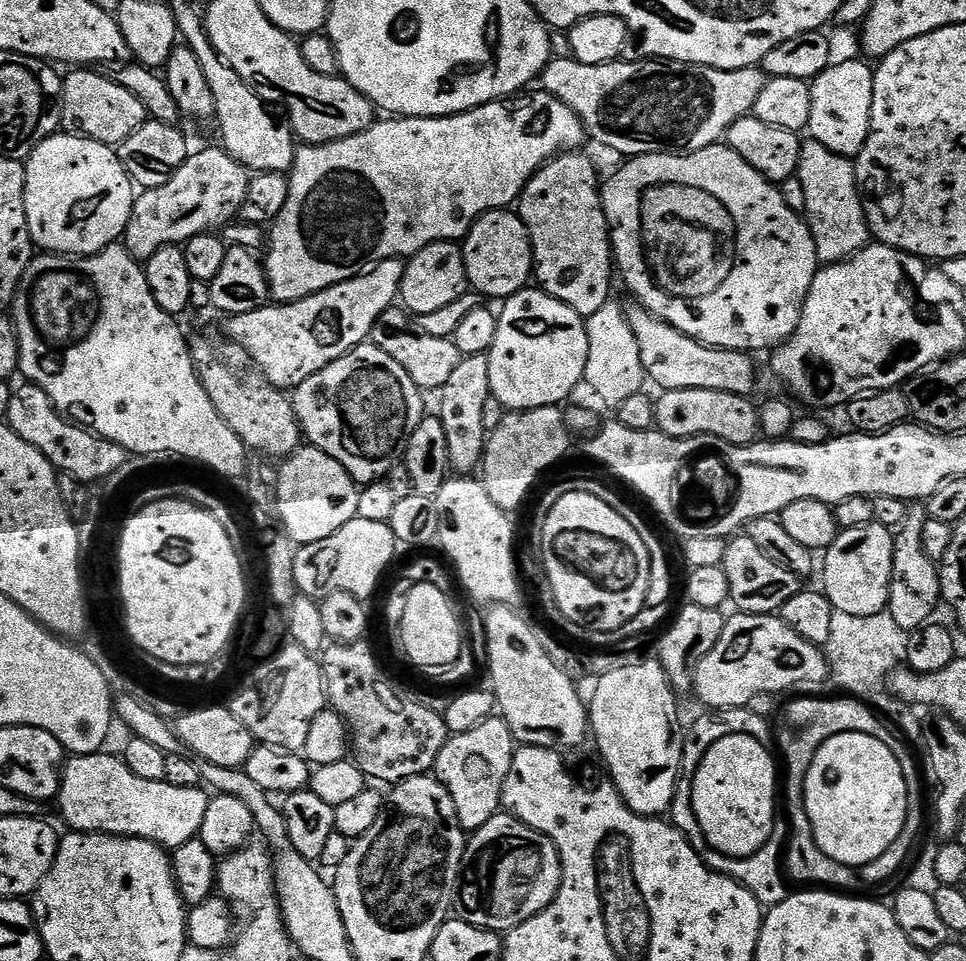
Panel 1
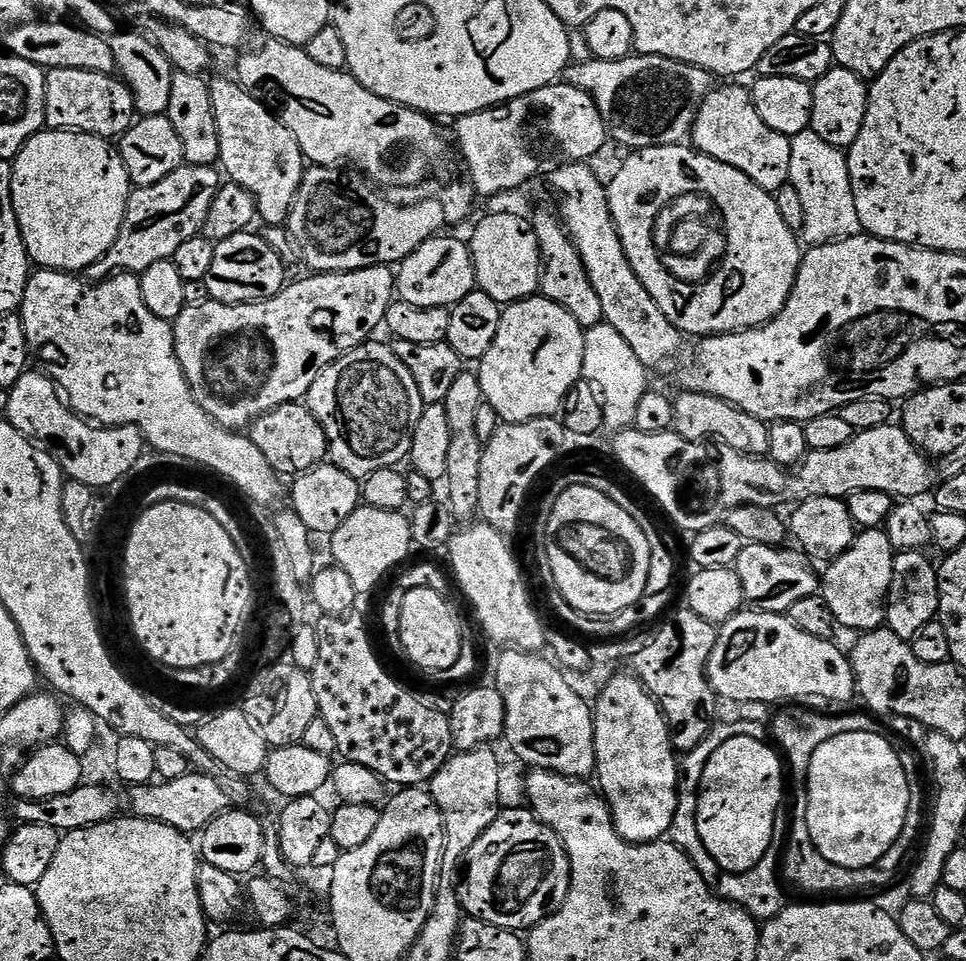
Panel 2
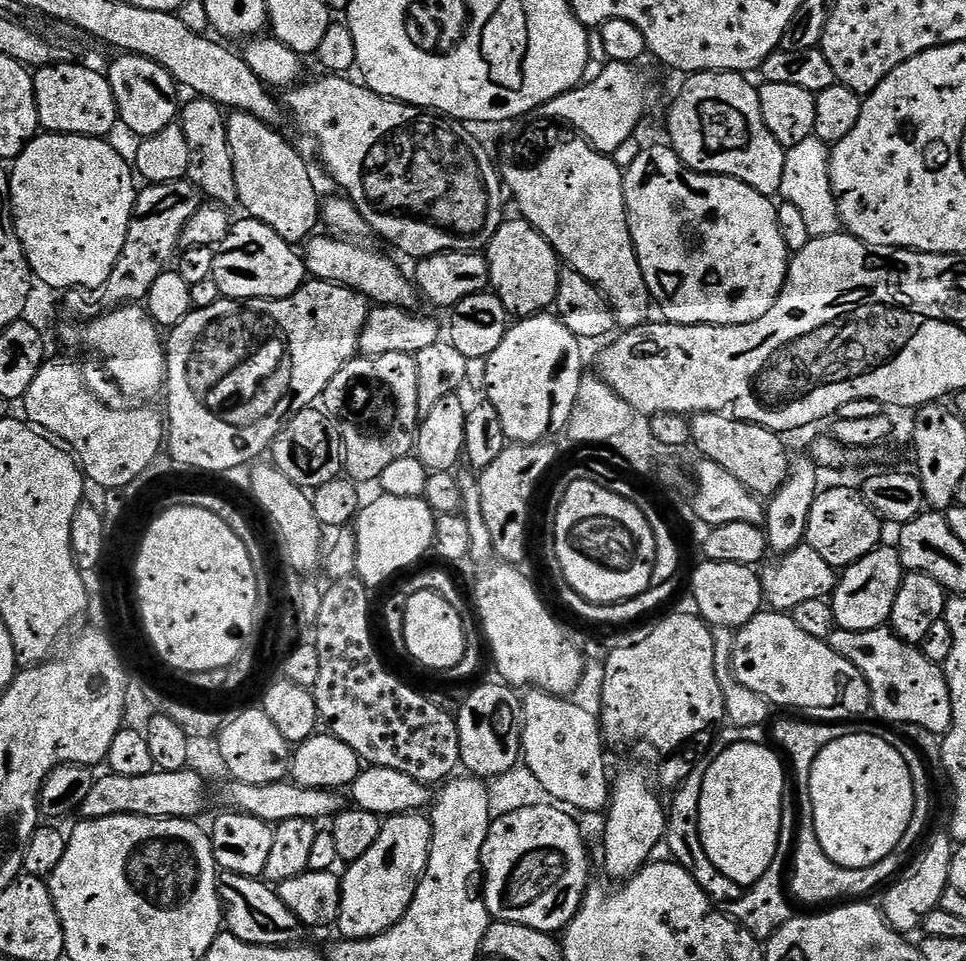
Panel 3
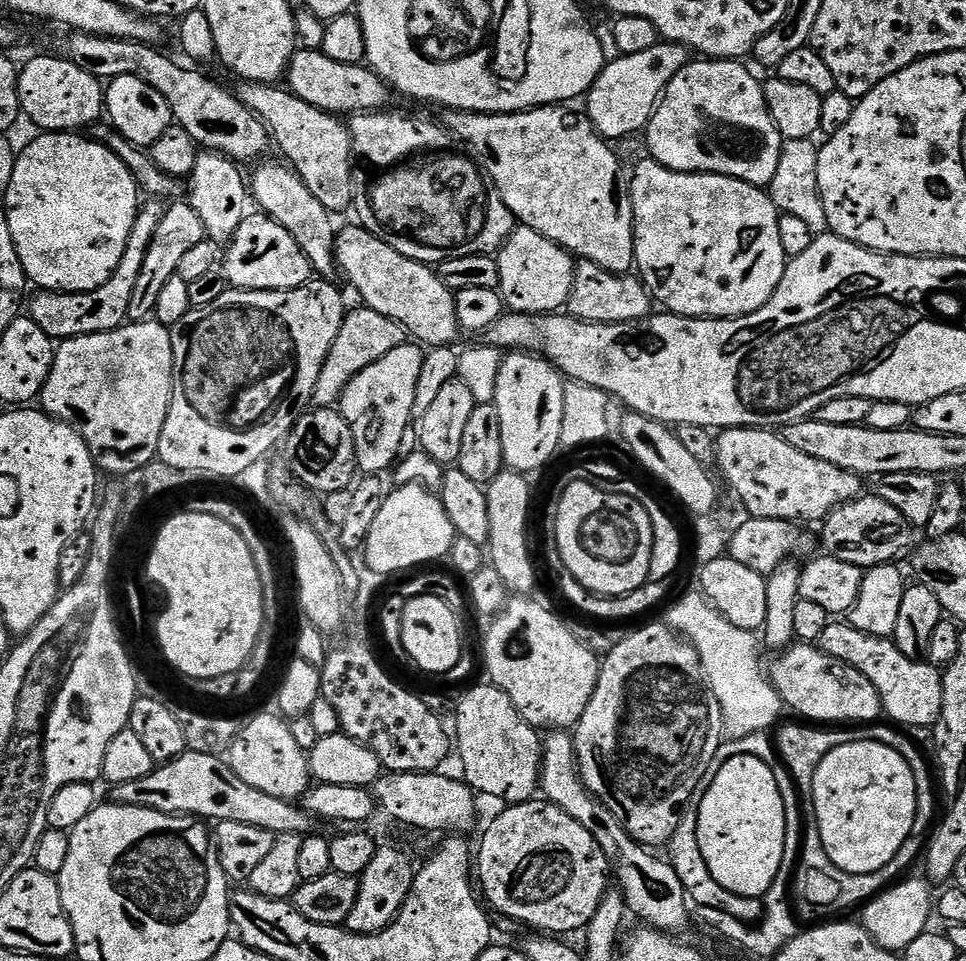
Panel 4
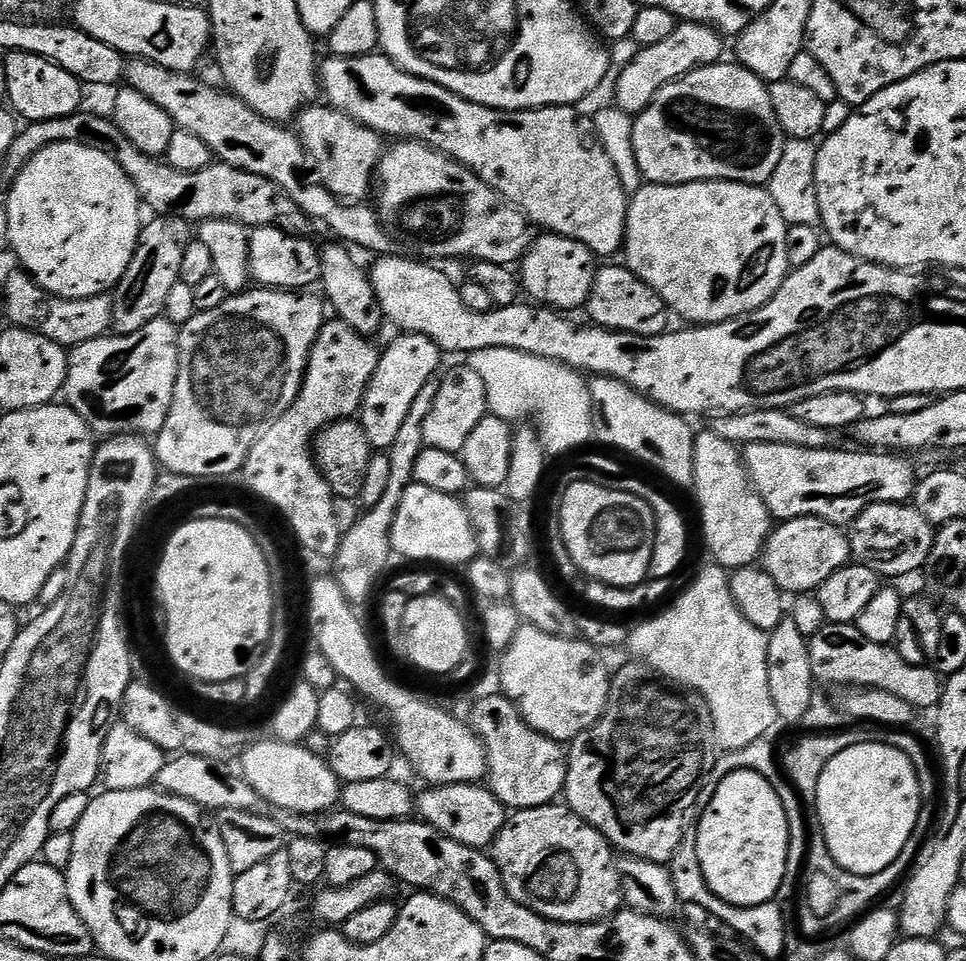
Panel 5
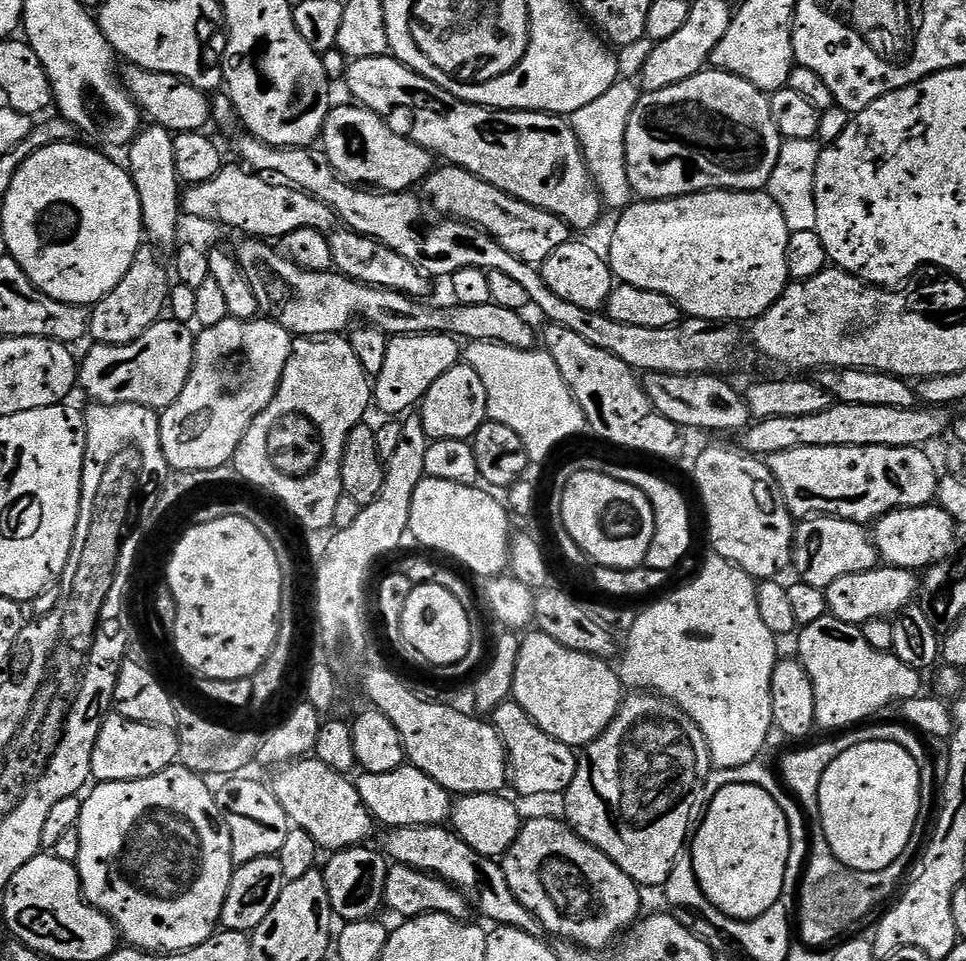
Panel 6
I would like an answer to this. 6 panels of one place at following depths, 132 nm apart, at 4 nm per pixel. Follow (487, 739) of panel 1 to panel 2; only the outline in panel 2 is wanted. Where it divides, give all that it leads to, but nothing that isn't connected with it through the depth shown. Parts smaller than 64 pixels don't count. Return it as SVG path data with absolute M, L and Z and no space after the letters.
M485 746L476 748L473 752L457 751L451 755L442 766L440 772L434 774L430 781L430 791L440 807L440 813L444 819L444 864L463 861L465 855L482 838L482 834L494 822L494 818L502 811L498 798L499 762L495 751Z

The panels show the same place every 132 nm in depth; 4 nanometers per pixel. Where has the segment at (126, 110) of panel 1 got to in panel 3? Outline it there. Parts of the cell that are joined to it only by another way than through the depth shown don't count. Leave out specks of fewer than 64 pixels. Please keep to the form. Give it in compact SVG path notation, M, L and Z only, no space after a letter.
M76 63L47 64L44 68L35 69L32 85L41 129L61 136L107 137L107 132L118 124L114 90L103 71L95 72Z

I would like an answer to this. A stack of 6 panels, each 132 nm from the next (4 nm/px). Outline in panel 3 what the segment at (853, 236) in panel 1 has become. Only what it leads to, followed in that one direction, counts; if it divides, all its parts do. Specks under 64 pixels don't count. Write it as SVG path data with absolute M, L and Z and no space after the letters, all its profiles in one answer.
M815 134L806 138L806 142L798 142L798 146L787 149L784 153L782 186L779 195L783 203L795 206L802 213L802 218L814 238L835 236L842 228L836 192L832 188L830 176L831 161L832 153L829 145L822 143Z

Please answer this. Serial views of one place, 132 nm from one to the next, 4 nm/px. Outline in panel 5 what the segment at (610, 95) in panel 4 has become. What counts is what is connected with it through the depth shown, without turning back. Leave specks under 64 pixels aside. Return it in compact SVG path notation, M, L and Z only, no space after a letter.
M677 23L674 34L670 34L670 38L658 42L658 46L641 48L637 57L618 72L615 107L629 114L645 112L649 102L667 84L672 84L687 72L693 72L695 68L721 63L723 56L720 55L724 52L724 43L726 43L725 37L707 24Z

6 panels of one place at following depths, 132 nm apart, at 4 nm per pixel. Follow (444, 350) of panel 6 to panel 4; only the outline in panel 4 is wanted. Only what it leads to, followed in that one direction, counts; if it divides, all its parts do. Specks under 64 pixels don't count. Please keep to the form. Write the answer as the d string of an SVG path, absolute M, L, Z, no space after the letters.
M409 342L398 346L398 350L390 350L386 358L378 358L374 366L366 366L346 386L338 401L338 410L346 418L350 430L354 434L356 447L356 467L364 474L384 474L401 459L400 448L406 443L404 436L408 427L414 424L412 411L414 410L414 394L418 390L418 374L422 374L422 362L425 349L419 343Z

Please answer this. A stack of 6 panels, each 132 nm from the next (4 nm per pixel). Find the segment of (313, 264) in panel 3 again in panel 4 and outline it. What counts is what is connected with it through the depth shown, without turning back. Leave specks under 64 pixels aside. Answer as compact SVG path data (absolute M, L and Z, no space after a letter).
M362 226L348 228L336 237L336 263L339 271L356 287L367 307L394 318L413 341L428 348L447 348L462 336L456 313L456 293L442 282L439 271L417 260L398 254L379 236L370 234Z

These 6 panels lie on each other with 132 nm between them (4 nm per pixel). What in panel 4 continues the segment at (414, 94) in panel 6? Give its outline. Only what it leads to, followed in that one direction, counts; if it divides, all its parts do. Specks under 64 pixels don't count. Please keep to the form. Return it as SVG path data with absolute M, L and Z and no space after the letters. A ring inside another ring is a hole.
M297 51L288 63L286 73L287 87L302 102L318 106L323 112L333 114L359 114L361 112L378 112L389 107L394 92L384 79L364 64L343 64L326 58L324 51ZM549 106L546 108L533 108L527 112L458 112L448 110L443 113L442 123L457 141L469 144L471 155L478 161L485 177L496 187L502 202L511 210L512 215L525 228L538 230L546 238L550 238L556 244L561 244L566 251L571 252L573 257L580 260L589 260L598 266L602 266L608 272L617 274L628 274L633 271L636 263L636 242L634 239L634 221L632 219L632 194L631 191L624 190L620 196L620 204L616 201L616 179L620 176L620 164L616 161L616 156L612 153L613 145L605 140L597 132L592 121L588 119L583 111L575 112L572 106Z

